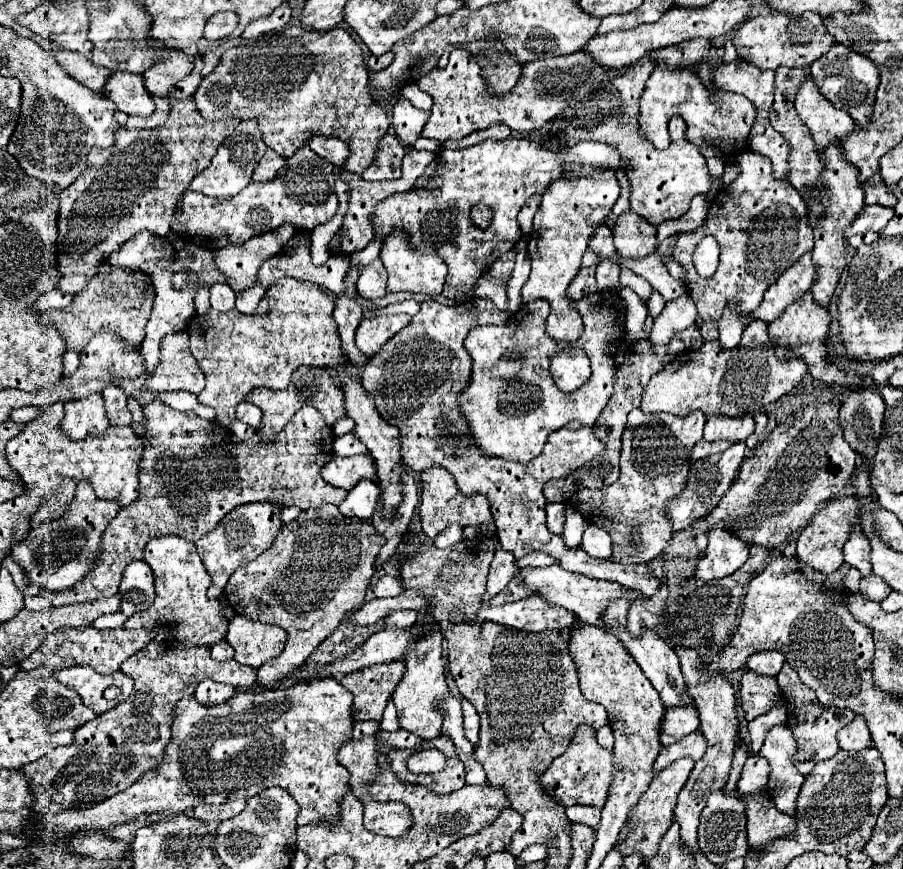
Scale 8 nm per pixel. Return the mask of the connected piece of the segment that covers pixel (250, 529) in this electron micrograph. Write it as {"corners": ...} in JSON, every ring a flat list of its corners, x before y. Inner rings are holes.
{"corners":[[244,503,236,509,232,509,220,523,218,527,210,533,204,535,198,543,196,549,202,557,202,563,206,567,206,571,212,577,212,585,208,589,208,597,210,599,218,599,228,583,228,577,242,565,250,563,252,559,256,559,262,551,266,551,268,547,272,547,276,535,282,529,282,521,280,521,280,507,276,507,276,503]]}

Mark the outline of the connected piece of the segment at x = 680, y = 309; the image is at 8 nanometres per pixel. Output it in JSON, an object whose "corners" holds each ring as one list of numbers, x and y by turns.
{"corners":[[682,295,674,301,668,301,662,313,654,319,654,327,650,331,650,341,654,345,668,343,676,333,684,331,686,327,694,325,696,319,696,307,688,295]]}

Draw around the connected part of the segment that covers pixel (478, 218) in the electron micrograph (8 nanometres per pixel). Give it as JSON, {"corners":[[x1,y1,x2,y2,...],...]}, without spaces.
{"corners":[[474,207,472,209,472,221,476,223,476,227,488,227,492,219,492,211,488,211,488,207]]}

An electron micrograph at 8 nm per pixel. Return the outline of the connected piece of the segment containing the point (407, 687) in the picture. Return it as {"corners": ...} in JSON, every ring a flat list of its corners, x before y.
{"corners":[[436,627,436,631,430,631,424,635,424,639,418,639,408,651,404,651,402,661,406,665,406,671,396,685,392,693,392,701,398,709,398,723,402,729,422,737,422,739,432,739,440,733,442,719,440,713,436,711,440,705,440,699,448,695,448,685,444,677,444,661,442,661,442,633]]}

